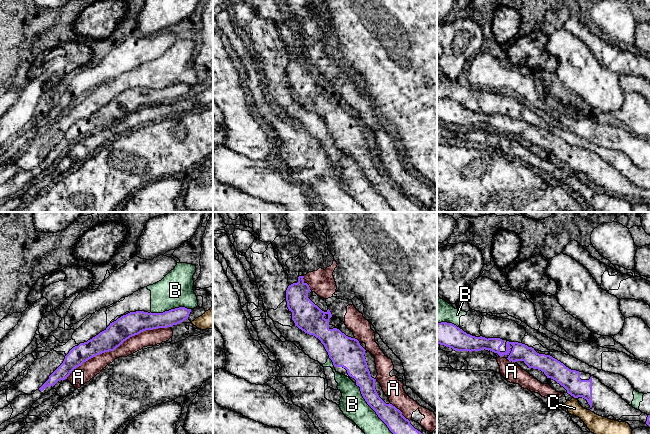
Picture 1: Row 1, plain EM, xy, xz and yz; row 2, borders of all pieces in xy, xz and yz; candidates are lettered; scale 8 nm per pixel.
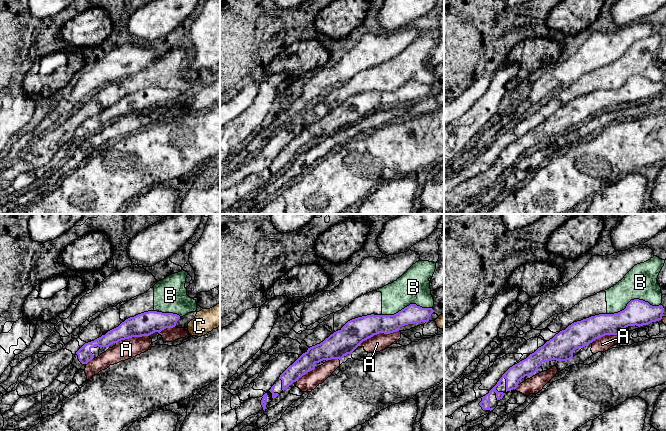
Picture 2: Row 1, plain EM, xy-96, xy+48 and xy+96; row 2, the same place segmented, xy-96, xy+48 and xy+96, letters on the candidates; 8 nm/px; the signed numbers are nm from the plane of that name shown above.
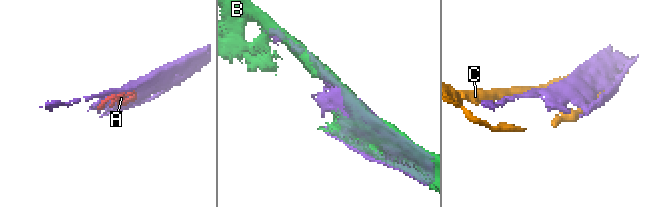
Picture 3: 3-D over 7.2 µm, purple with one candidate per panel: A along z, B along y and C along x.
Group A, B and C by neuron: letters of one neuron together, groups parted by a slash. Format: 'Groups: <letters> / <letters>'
Groups: A C / B

